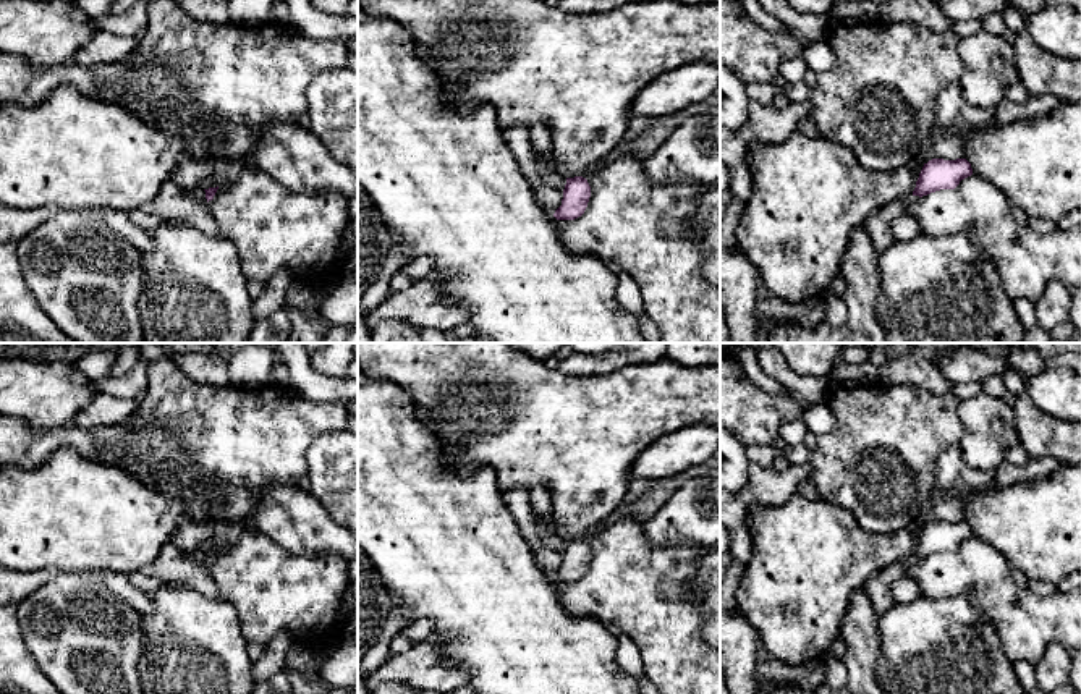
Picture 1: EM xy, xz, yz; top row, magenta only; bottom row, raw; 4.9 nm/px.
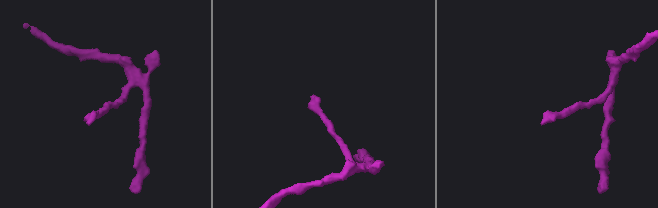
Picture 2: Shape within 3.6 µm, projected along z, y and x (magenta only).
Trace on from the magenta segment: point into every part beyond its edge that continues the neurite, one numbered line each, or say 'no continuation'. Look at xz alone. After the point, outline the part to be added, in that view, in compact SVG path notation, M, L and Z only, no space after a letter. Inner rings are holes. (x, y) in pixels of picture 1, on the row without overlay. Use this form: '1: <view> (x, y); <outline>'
no continuation

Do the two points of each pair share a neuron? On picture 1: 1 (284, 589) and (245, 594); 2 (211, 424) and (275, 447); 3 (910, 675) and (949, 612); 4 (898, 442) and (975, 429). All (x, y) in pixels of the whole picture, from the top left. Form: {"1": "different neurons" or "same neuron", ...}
{"1": "same neuron", "2": "same neuron", "3": "same neuron", "4": "different neurons"}

